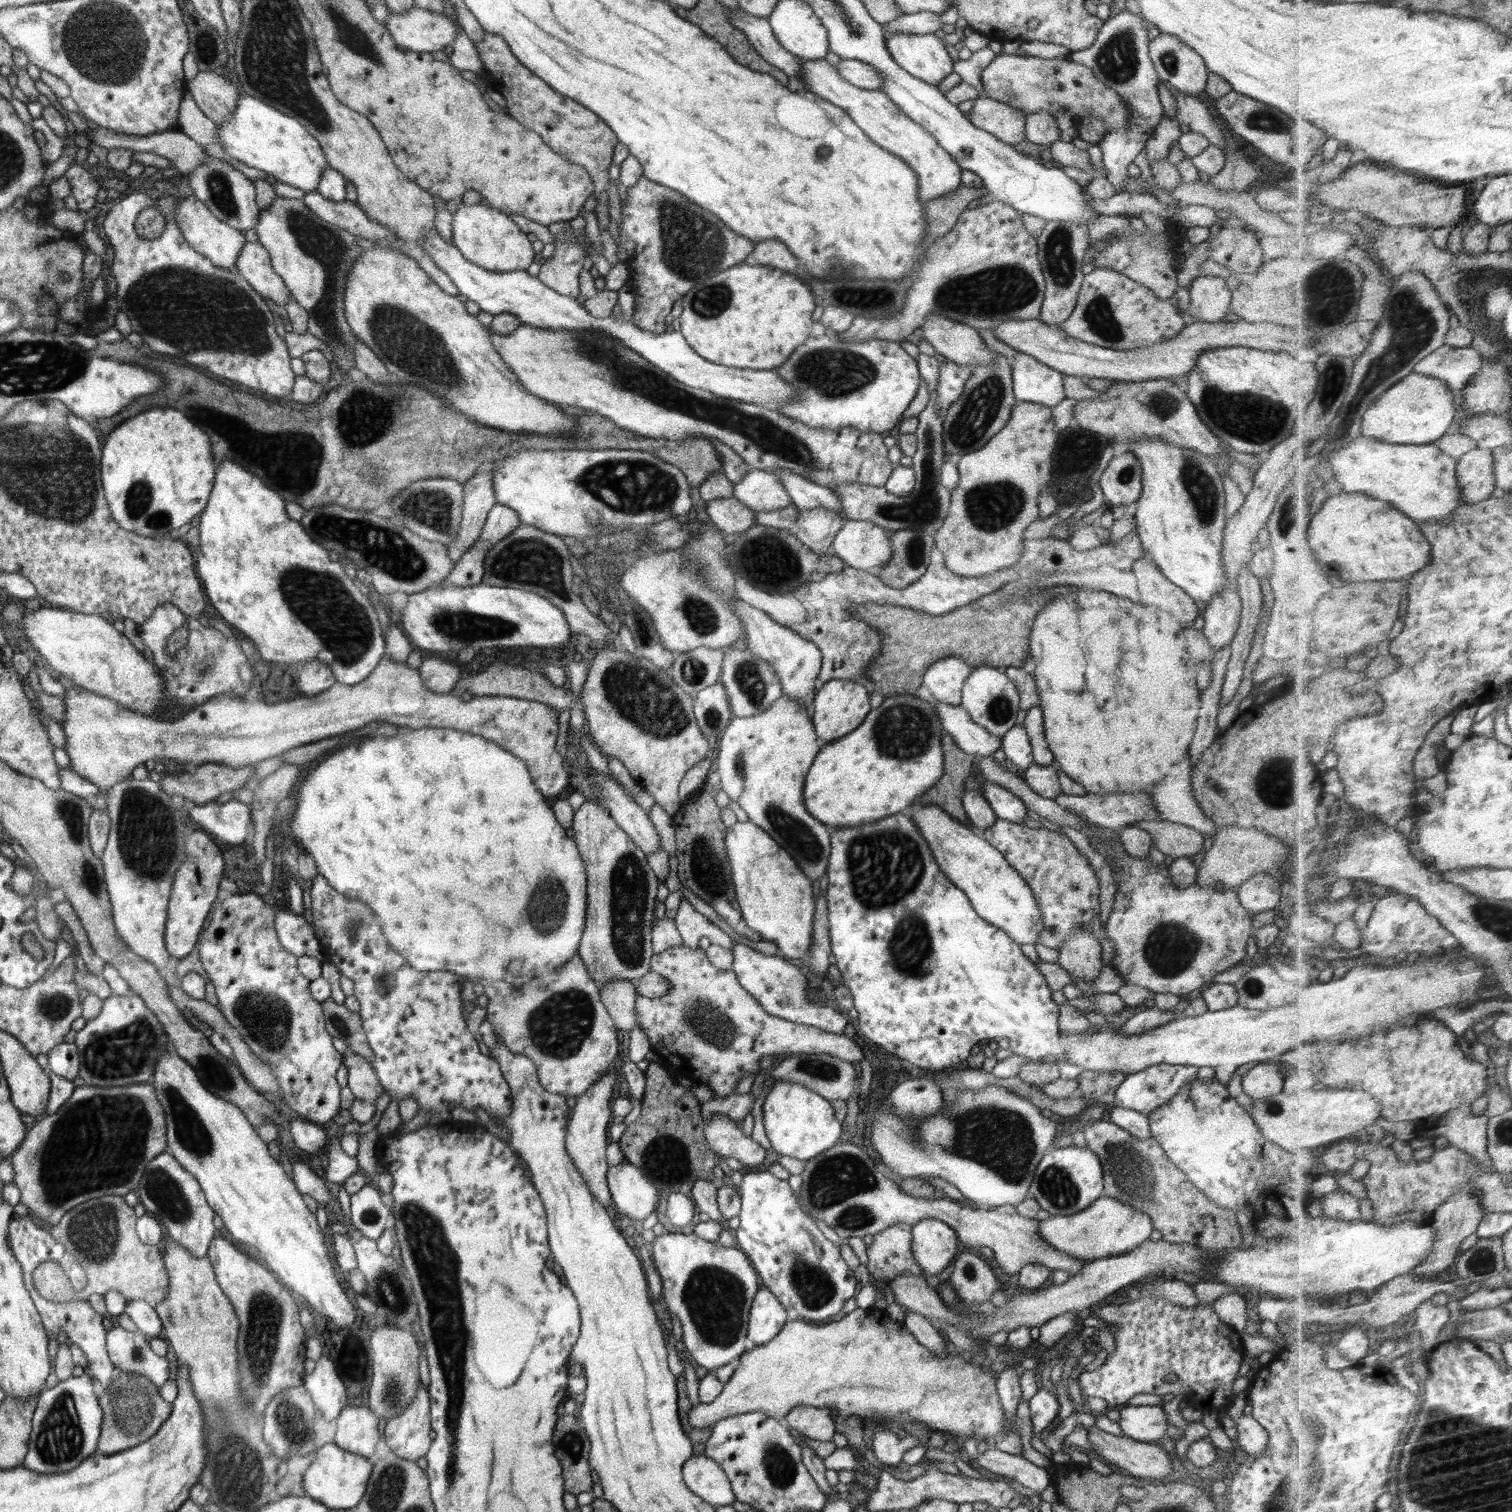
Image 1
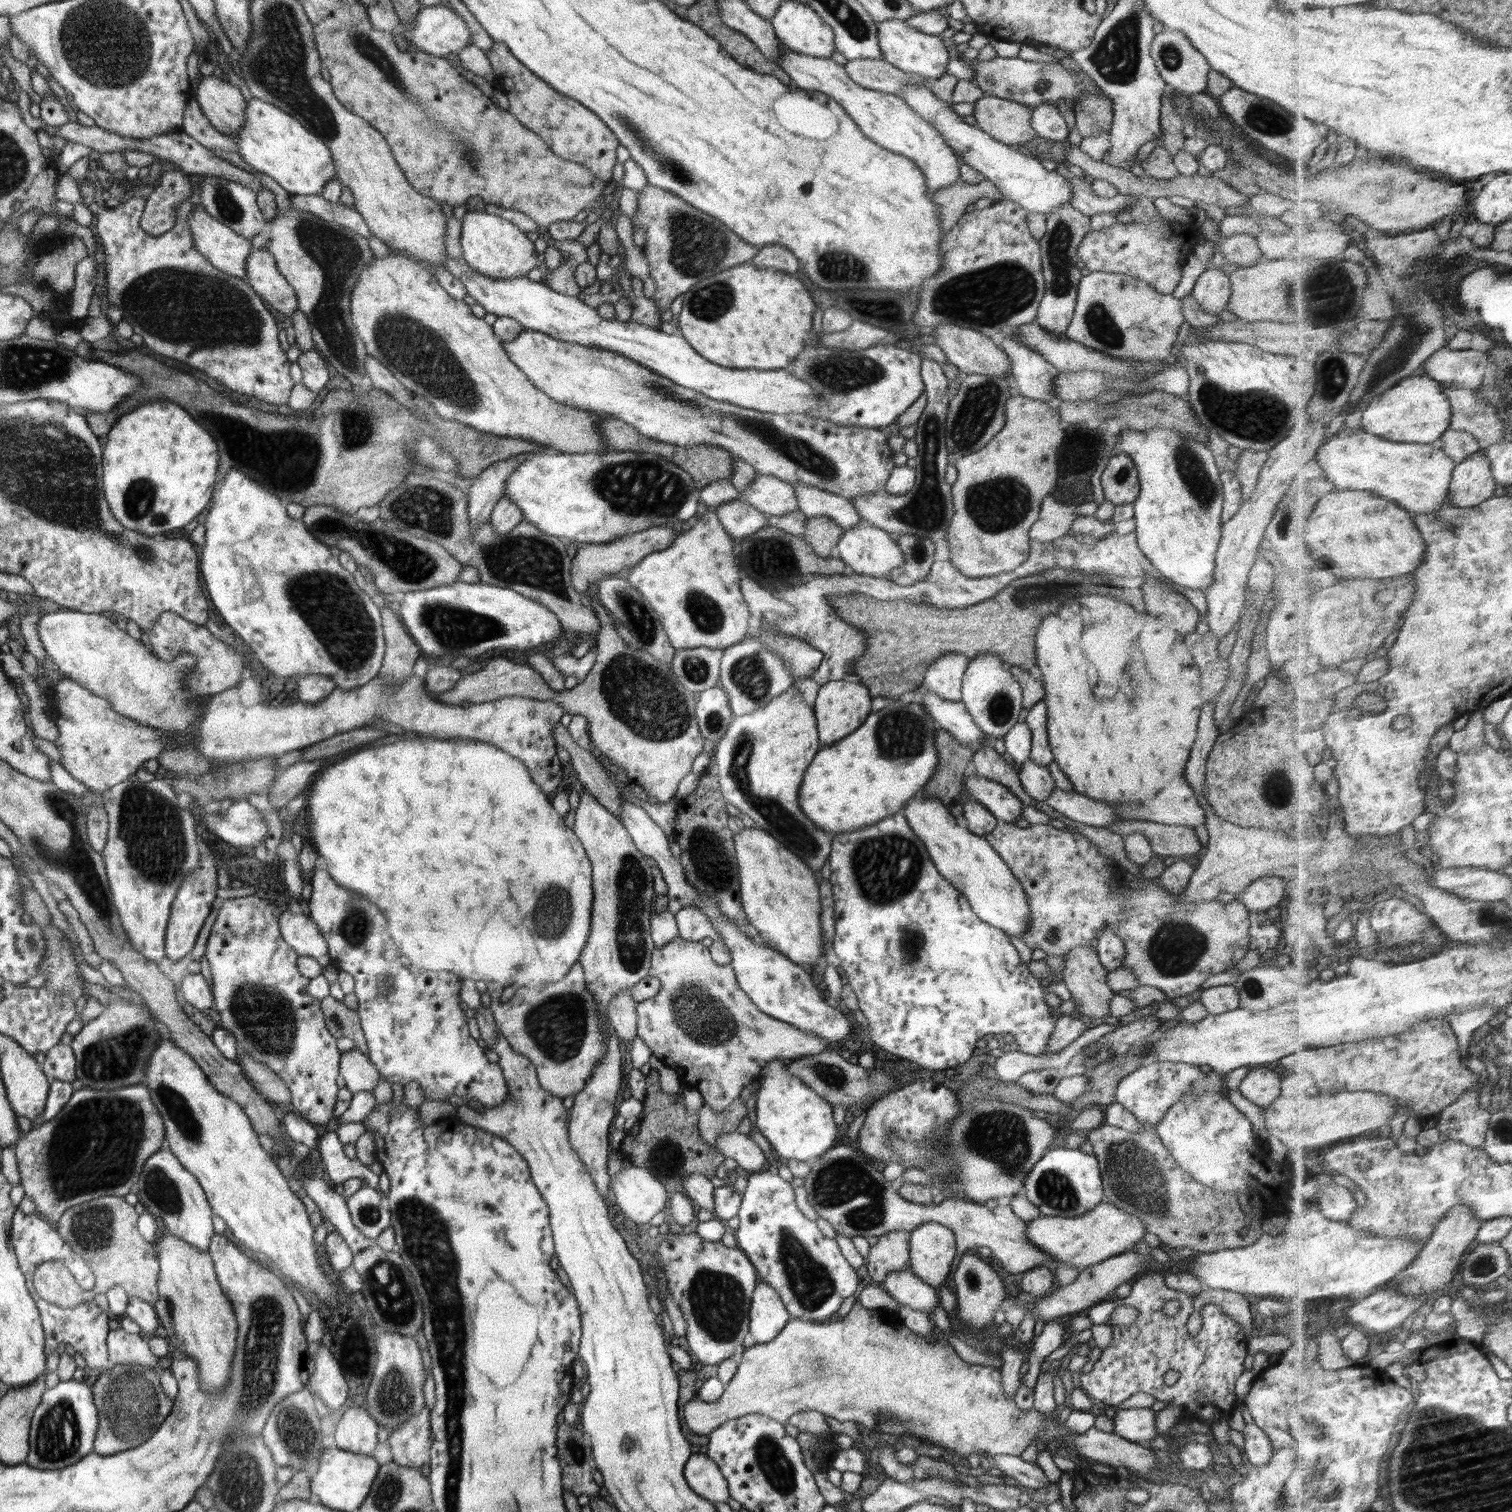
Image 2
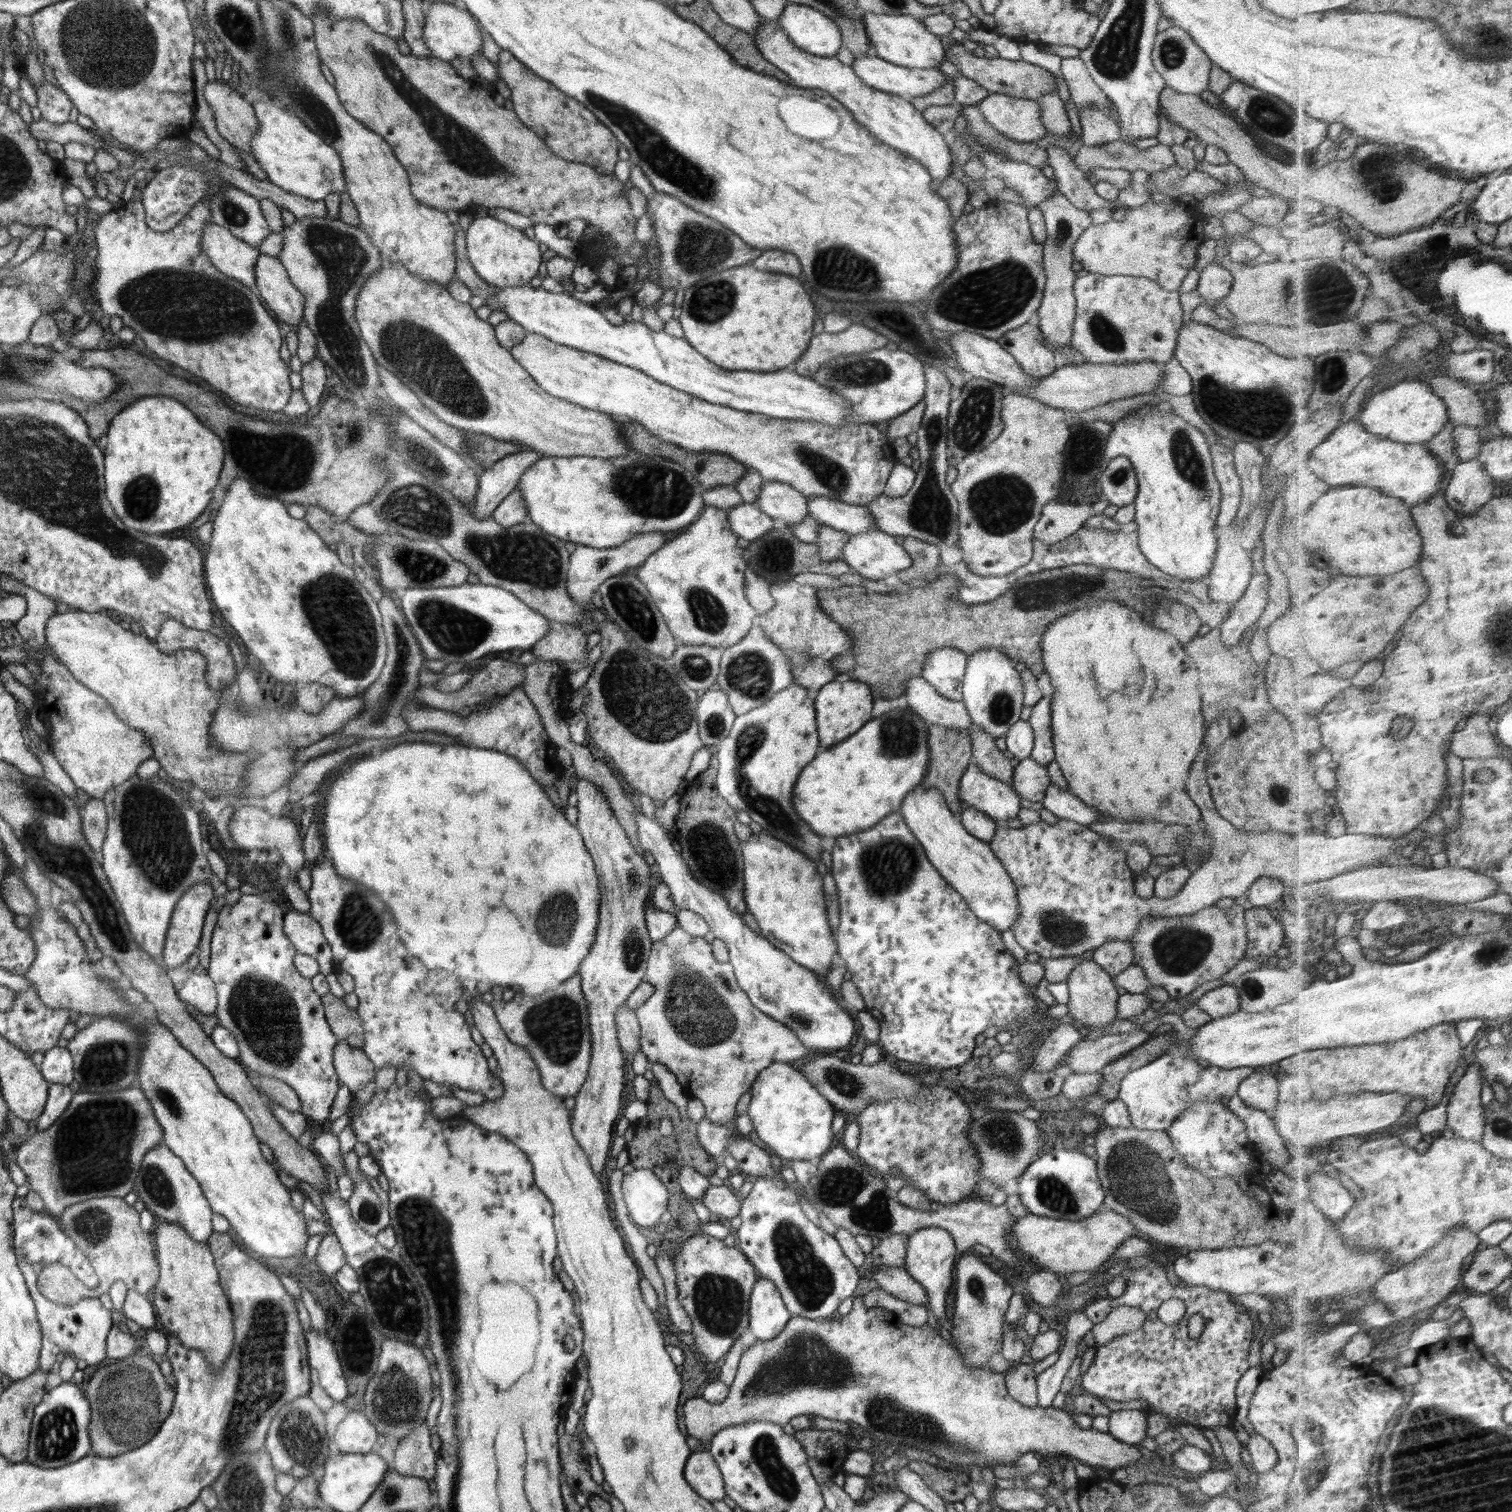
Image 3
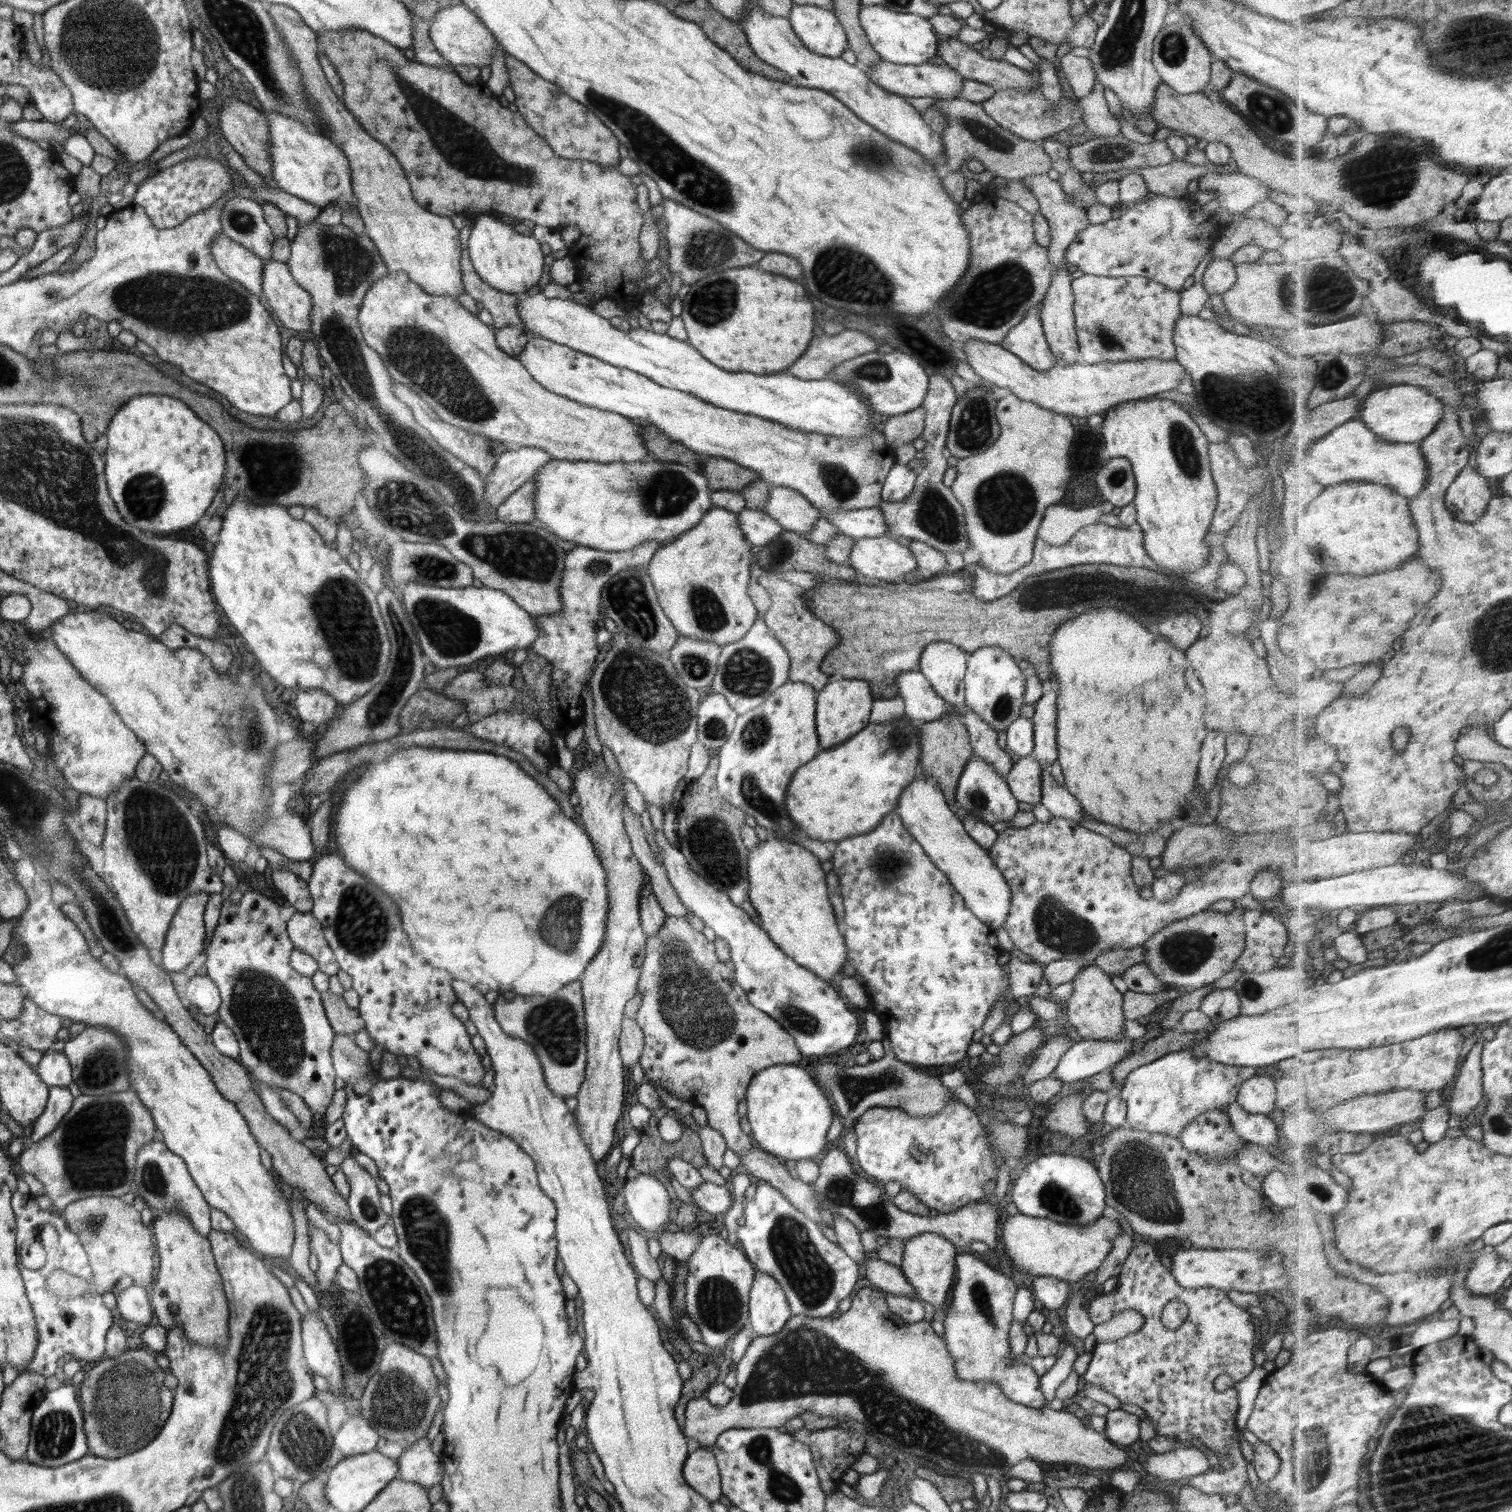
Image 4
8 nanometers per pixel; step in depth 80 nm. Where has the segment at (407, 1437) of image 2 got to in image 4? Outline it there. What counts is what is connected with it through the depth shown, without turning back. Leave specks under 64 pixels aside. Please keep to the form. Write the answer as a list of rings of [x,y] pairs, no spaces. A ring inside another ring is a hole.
[[[427,1437],[417,1440],[396,1460],[399,1464],[398,1477],[408,1482],[421,1484],[429,1489],[442,1482],[444,1465],[440,1456],[432,1452]]]

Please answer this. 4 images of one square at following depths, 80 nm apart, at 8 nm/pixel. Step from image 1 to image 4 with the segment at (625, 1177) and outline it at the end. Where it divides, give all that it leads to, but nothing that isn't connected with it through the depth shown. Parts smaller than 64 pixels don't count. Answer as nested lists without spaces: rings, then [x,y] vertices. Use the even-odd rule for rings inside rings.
[[[640,1173],[634,1179],[626,1179],[621,1189],[627,1204],[627,1212],[634,1219],[638,1230],[647,1230],[648,1232],[661,1232],[664,1224],[670,1222],[670,1210],[674,1206],[670,1188],[659,1177],[646,1173]]]

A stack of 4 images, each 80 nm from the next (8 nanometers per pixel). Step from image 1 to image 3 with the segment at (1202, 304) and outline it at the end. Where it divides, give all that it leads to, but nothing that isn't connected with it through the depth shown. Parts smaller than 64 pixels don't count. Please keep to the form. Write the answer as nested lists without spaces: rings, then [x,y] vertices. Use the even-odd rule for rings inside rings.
[[[1212,262],[1206,265],[1200,270],[1196,289],[1203,304],[1214,309],[1220,300],[1226,299],[1226,296],[1230,294],[1233,280],[1232,273],[1221,264]]]

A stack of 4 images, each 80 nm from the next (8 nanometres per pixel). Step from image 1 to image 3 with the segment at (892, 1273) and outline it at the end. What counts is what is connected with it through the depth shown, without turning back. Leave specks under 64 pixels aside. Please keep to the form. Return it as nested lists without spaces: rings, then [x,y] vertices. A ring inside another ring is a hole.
[[[892,1234],[882,1238],[871,1252],[872,1270],[878,1268],[905,1268],[908,1237],[905,1234]]]

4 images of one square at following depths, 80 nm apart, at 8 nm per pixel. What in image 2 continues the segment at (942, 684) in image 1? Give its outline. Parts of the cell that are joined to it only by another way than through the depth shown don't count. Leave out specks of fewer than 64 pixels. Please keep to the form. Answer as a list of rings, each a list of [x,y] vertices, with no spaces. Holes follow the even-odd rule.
[[[944,653],[930,663],[923,678],[924,686],[934,691],[940,698],[960,702],[961,686],[969,661],[966,655],[960,653]]]

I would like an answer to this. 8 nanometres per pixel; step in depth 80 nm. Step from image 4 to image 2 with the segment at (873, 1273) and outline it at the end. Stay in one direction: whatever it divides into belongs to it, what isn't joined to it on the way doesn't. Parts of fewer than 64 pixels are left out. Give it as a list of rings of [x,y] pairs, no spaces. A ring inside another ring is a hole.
[[[911,1271],[888,1274],[882,1283],[882,1288],[902,1306],[908,1306],[912,1310],[922,1310],[929,1315],[940,1304],[937,1290],[924,1283]]]

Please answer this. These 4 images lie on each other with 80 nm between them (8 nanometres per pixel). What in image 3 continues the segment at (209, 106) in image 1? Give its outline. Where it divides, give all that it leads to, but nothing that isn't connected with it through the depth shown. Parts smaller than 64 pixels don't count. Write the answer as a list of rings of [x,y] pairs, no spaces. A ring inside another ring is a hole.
[[[212,80],[204,86],[204,97],[212,112],[220,136],[235,148],[251,152],[251,142],[259,126],[254,107],[234,87]]]

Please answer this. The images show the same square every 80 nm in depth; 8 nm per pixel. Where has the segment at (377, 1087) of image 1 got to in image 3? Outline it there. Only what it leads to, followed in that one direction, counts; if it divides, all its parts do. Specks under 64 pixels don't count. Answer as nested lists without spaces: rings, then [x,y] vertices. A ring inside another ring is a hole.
[[[339,1039],[335,1047],[333,1065],[339,1082],[355,1094],[375,1078],[378,1070],[363,1051],[350,1046],[345,1039]]]

